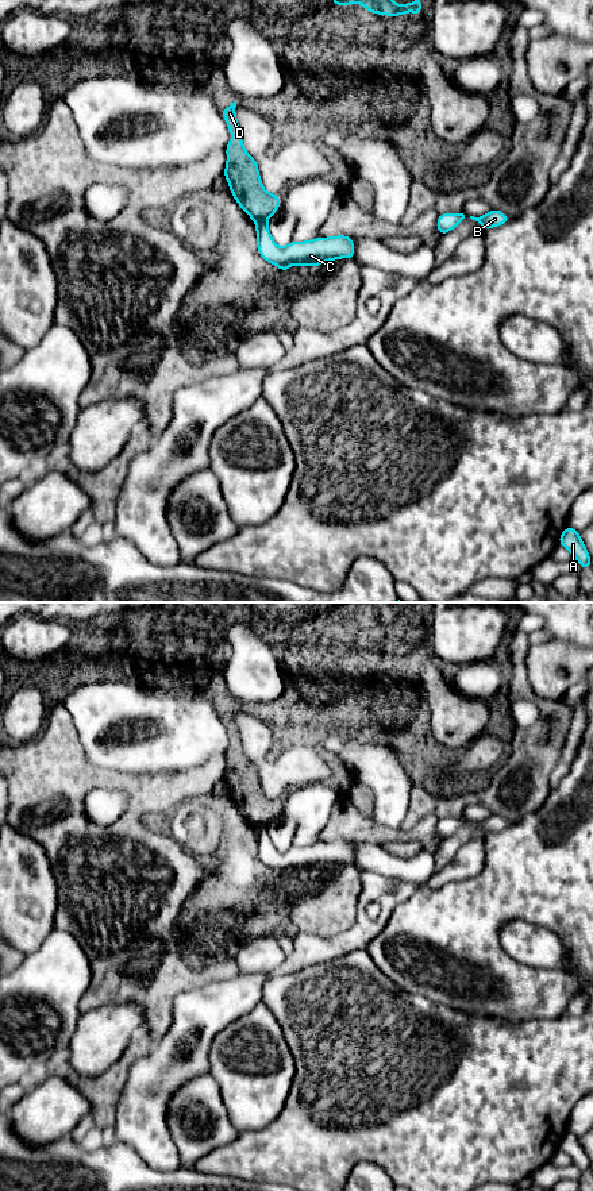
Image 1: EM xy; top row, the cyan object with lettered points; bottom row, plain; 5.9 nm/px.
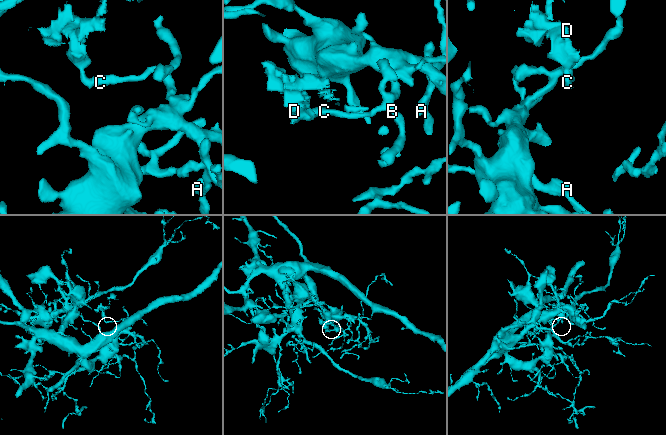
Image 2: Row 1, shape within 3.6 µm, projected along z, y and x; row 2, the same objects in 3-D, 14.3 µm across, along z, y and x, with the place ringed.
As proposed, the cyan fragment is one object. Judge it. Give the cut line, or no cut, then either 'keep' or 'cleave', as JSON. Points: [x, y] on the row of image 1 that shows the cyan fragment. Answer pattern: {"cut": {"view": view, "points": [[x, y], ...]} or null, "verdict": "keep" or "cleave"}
{"cut": {"view": "xy", "points": [[265, 219], [255, 222]]}, "verdict": "cleave"}

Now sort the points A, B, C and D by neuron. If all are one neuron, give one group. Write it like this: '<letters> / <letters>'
A B C / D

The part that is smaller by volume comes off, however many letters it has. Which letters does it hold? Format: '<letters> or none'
D

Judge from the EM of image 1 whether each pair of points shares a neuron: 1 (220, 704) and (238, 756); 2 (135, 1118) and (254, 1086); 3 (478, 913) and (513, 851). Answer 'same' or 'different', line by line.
1: same
2: different
3: same

